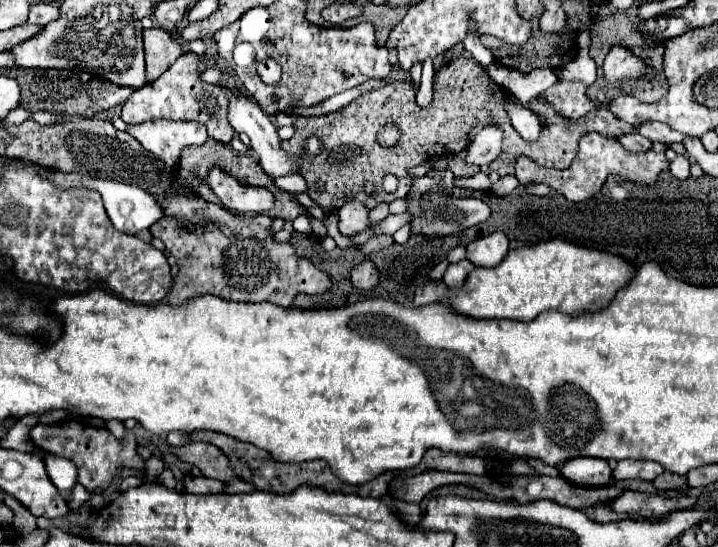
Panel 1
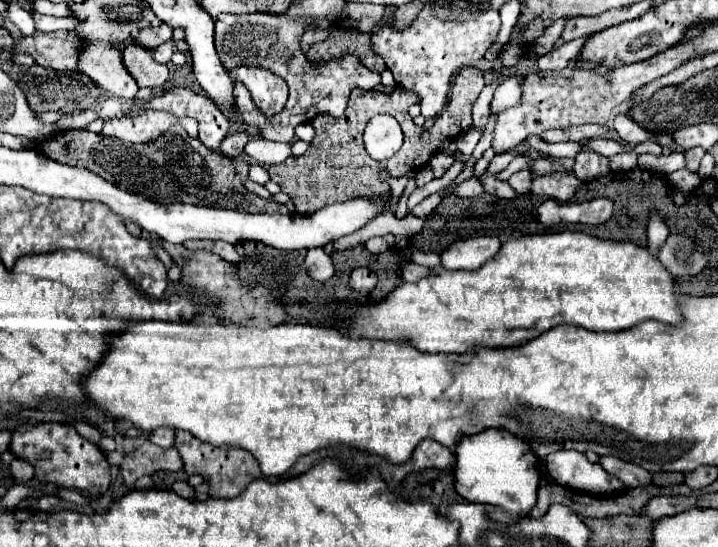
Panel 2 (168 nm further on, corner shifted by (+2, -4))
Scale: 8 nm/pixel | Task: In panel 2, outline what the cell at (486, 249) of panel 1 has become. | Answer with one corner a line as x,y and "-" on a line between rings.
469,237
457,239
441,253
441,265
445,269
479,269
487,263
497,251
501,243
497,237

